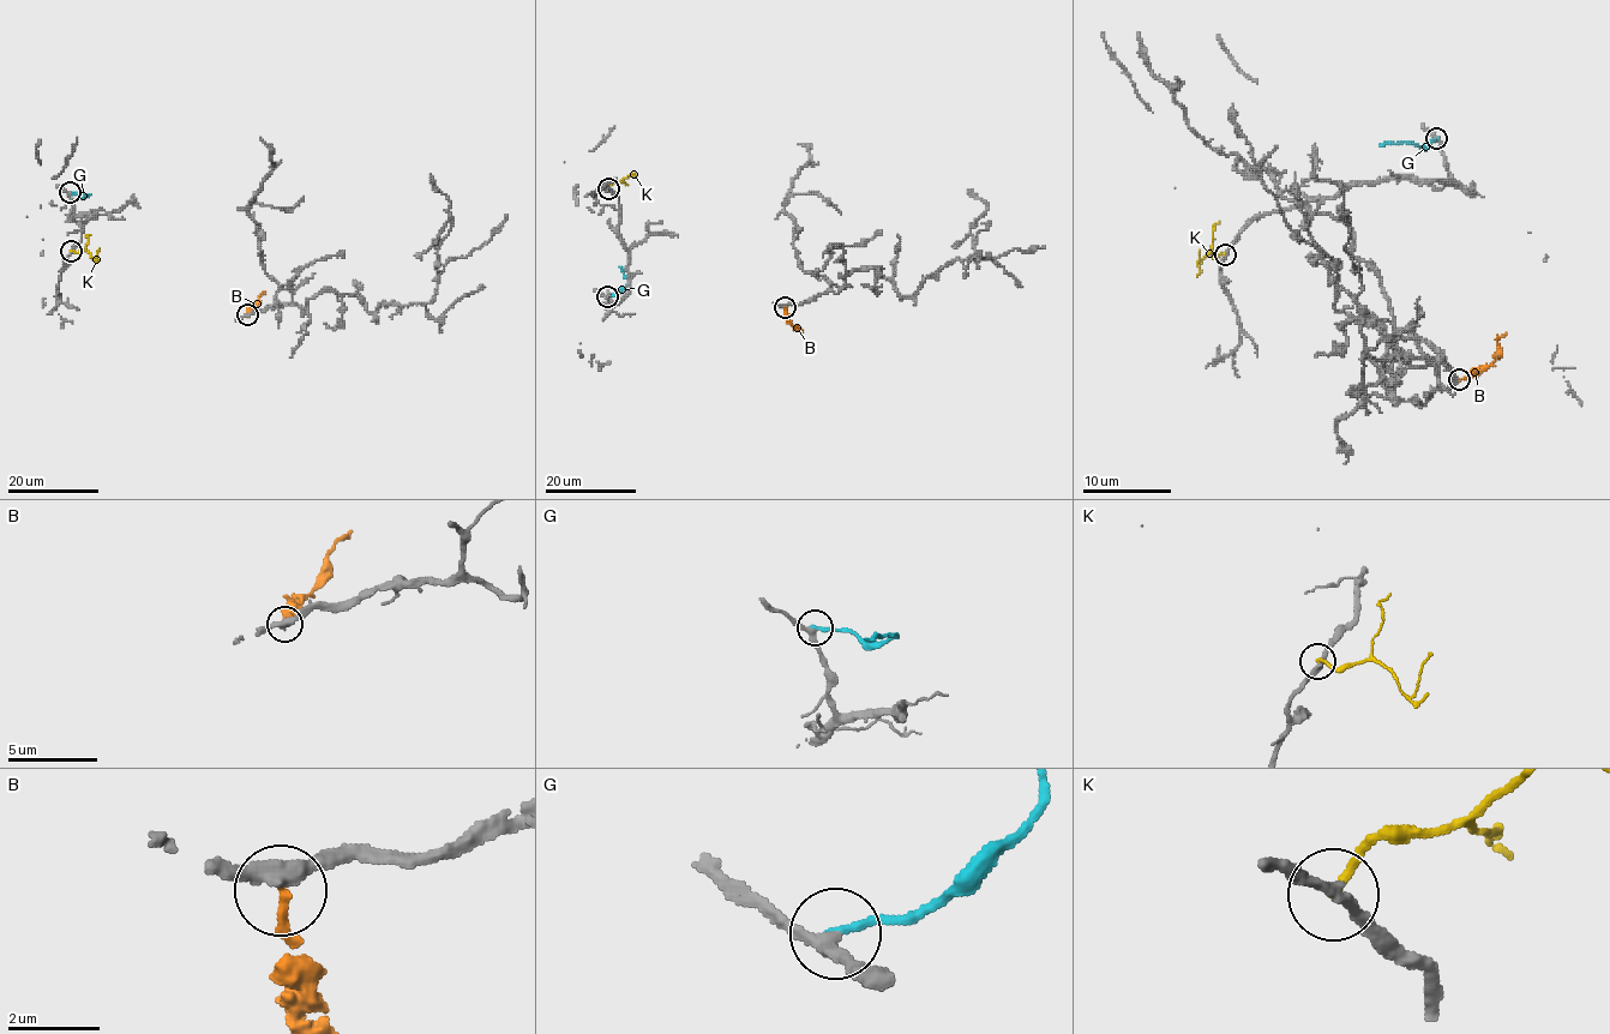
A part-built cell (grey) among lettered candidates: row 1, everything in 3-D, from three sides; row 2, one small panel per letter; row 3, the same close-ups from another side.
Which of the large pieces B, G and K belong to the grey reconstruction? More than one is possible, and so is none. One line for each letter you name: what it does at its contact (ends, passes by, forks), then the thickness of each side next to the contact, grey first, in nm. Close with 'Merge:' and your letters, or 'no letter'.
Merge: no letter

